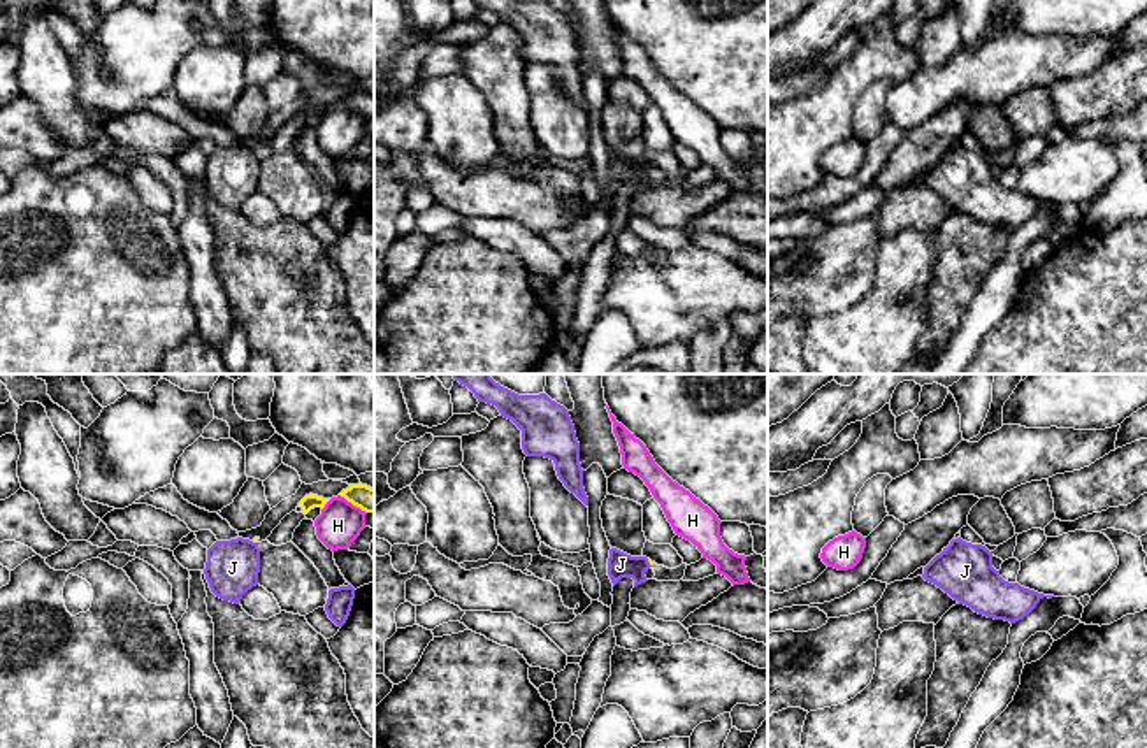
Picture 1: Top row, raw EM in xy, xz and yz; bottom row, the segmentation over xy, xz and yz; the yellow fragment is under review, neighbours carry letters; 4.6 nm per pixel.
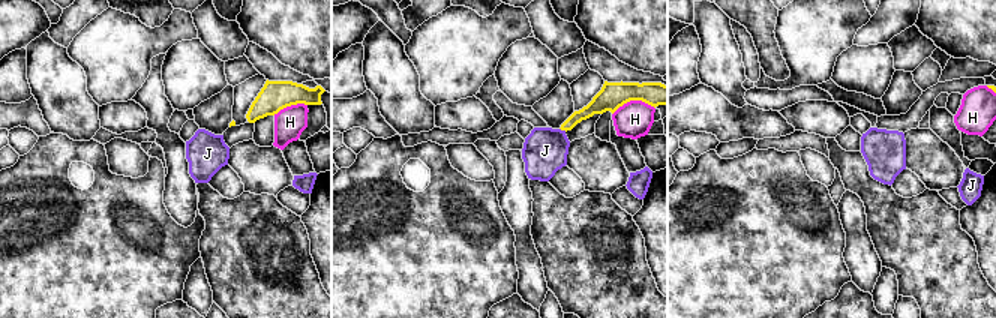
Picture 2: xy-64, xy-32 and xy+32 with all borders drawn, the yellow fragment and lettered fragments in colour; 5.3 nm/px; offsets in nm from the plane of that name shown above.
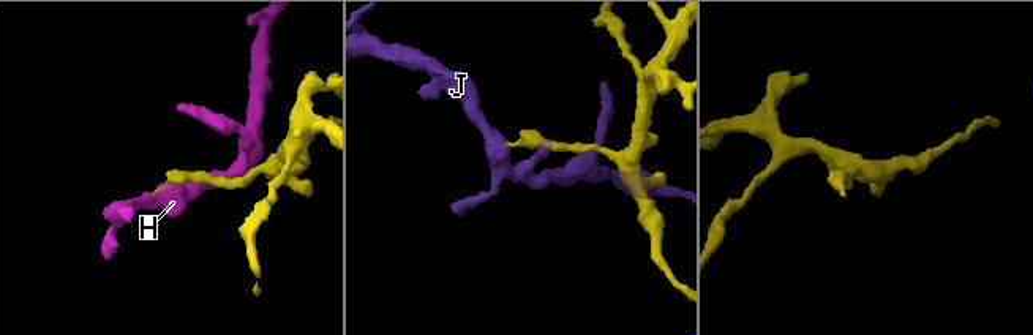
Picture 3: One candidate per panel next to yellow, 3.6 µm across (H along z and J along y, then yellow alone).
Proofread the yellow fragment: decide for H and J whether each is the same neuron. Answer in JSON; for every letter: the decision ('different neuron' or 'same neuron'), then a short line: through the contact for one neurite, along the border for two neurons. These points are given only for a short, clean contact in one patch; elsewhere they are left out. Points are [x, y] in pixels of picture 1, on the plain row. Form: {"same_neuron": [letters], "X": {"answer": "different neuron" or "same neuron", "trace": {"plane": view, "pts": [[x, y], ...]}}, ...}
{"same_neuron": [], "H": {"answer": "different neuron", "trace": {"plane": "xy", "pts": [[331, 106], [322, 116]]}}, "J": {"answer": "different neuron", "trace": {"plane": "xz", "pts": [[647, 165], [650, 172]]}}}

